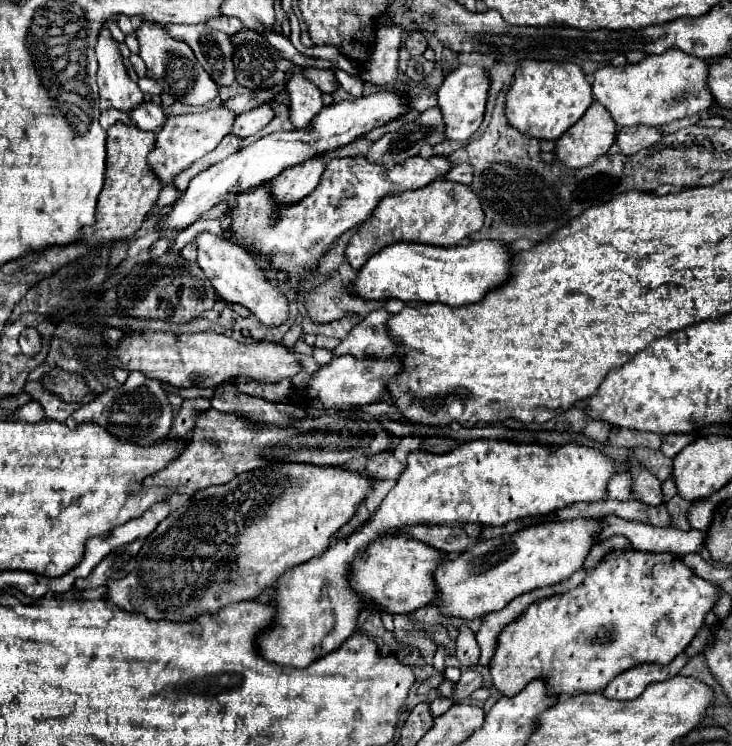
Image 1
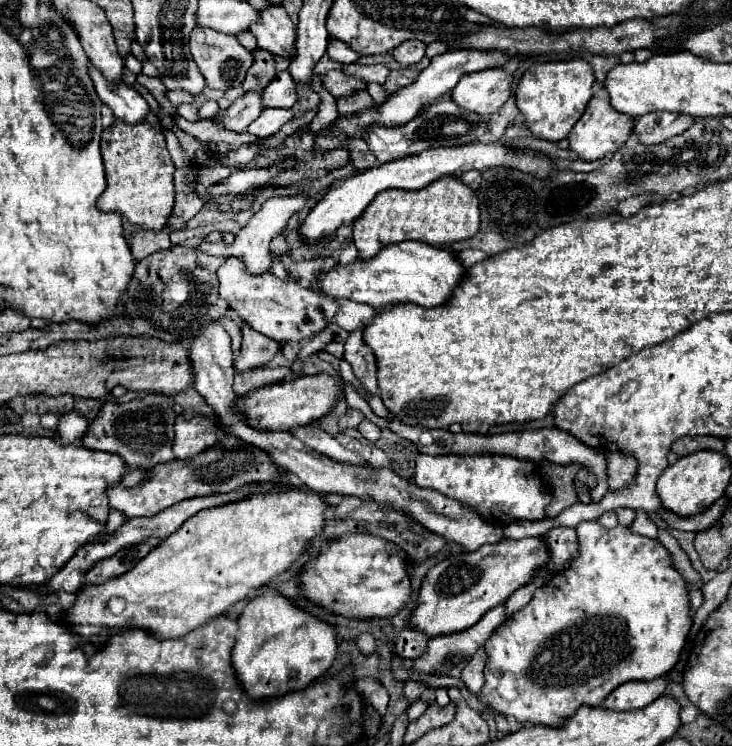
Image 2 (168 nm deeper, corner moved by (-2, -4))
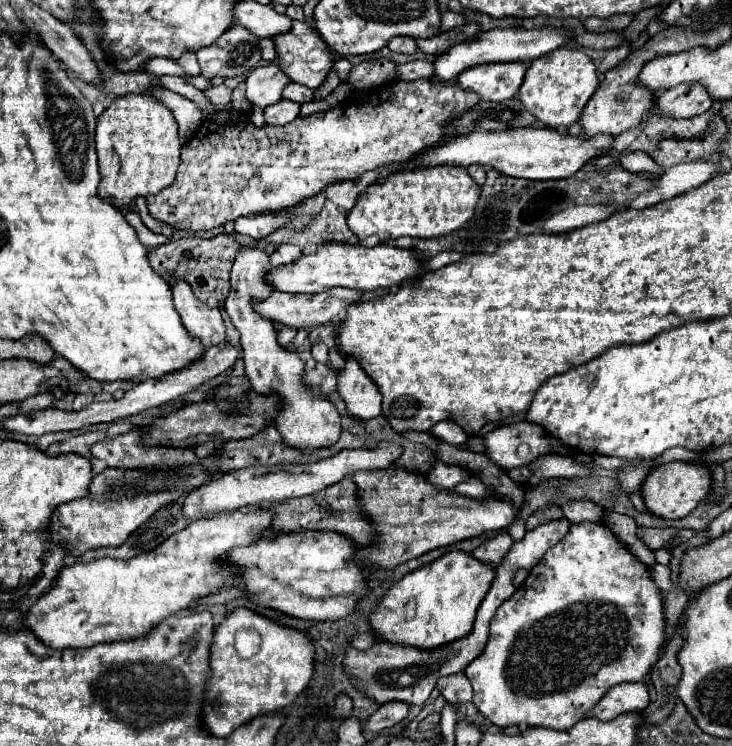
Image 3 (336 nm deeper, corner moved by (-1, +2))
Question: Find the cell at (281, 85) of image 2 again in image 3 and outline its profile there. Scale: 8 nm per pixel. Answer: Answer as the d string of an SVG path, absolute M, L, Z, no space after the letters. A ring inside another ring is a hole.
M290 83L290 85L284 89L284 99L296 101L296 103L306 103L306 101L312 101L312 99L314 99L314 91L312 91L312 89L306 89L304 85Z

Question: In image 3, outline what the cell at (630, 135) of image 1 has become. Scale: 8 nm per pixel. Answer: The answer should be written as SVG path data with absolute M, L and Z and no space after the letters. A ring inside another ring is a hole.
M676 85L666 93L658 93L654 103L662 117L690 119L694 115L706 113L714 101L706 97L706 89L702 89L702 85Z

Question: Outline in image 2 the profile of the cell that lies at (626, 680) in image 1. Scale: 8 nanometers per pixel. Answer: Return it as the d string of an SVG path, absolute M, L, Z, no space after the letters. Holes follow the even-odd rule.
M659 677L653 681L631 681L619 685L607 699L601 703L605 709L613 711L633 711L633 709L643 709L651 701L663 695L665 687L669 683L669 677Z

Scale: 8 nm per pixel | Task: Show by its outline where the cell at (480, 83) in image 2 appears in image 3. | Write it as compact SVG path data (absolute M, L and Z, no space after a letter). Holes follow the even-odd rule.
M486 63L460 73L458 85L476 91L486 101L506 101L518 93L524 73L526 63Z

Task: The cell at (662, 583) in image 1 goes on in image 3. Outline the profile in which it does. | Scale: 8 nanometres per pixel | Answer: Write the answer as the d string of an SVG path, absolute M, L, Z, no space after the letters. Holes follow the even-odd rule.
M580 523L572 525L568 535L564 537L562 543L550 547L542 561L530 571L528 579L524 581L522 587L516 589L516 593L504 601L498 607L498 613L494 615L494 621L490 621L490 637L484 647L484 651L466 667L466 677L470 679L474 687L474 699L472 703L476 709L492 723L498 727L510 727L510 725L528 725L528 727L550 727L550 729L570 729L574 723L578 723L612 687L620 683L636 683L644 681L654 663L658 661L664 645L664 613L662 613L662 597L660 589L654 585L650 577L650 569L642 565L624 543L620 543L614 533L602 525L602 523Z

